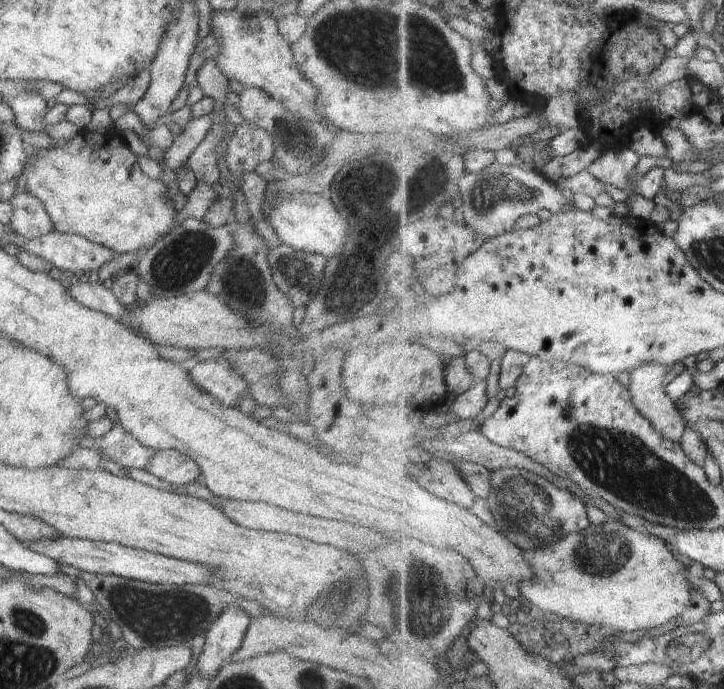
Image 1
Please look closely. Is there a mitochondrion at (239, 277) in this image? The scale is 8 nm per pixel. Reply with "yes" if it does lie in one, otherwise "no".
yes

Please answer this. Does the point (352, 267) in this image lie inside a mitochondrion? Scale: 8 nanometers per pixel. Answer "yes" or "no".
yes

